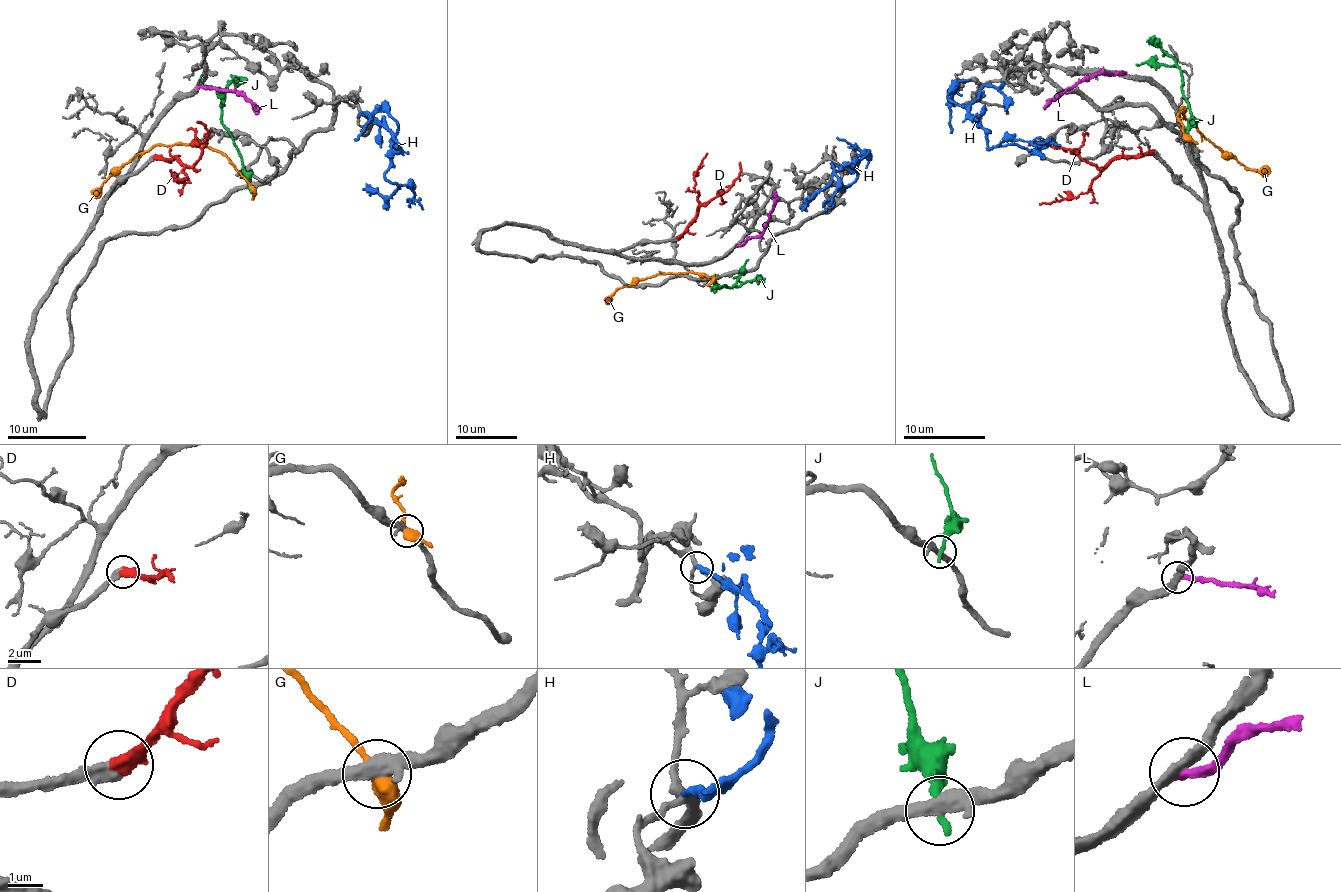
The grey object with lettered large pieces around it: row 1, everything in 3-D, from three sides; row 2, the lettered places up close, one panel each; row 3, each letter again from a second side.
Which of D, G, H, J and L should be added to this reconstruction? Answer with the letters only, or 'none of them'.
D, H

